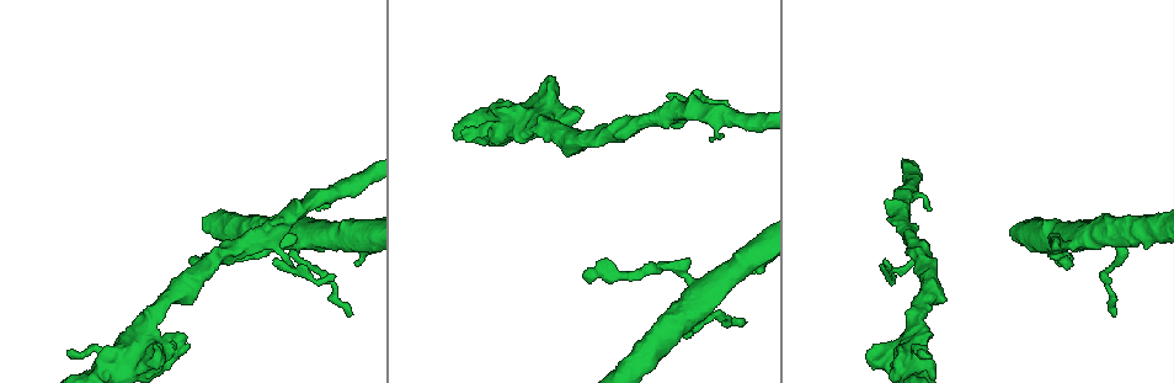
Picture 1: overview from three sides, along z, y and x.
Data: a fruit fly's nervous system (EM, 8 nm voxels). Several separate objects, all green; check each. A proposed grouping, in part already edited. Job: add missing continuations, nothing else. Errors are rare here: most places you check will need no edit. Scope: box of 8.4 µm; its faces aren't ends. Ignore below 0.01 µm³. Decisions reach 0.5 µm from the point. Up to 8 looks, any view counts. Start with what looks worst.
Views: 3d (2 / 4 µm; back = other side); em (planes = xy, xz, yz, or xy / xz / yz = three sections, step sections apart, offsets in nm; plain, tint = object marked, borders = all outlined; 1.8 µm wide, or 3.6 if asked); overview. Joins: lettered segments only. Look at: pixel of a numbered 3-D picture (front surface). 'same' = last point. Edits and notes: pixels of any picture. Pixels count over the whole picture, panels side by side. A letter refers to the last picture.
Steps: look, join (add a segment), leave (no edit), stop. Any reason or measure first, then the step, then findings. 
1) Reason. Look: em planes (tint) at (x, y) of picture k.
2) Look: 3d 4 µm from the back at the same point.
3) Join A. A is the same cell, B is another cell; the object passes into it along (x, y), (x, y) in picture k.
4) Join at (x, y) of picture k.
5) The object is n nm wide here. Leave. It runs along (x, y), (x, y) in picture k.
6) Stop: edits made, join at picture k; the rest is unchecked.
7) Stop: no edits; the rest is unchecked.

Branch stops here. Look: 3d 2 µm at (191, 261) of picture 1.

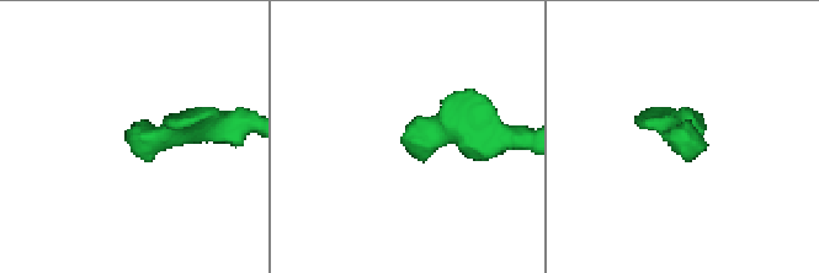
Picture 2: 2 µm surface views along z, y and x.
Look: em planes (plain) at (697, 145) of picture 2.

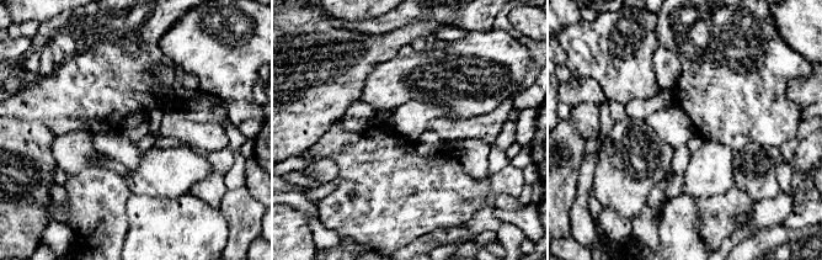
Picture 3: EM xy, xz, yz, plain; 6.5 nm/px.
Look: em planes (borders) at the same point.

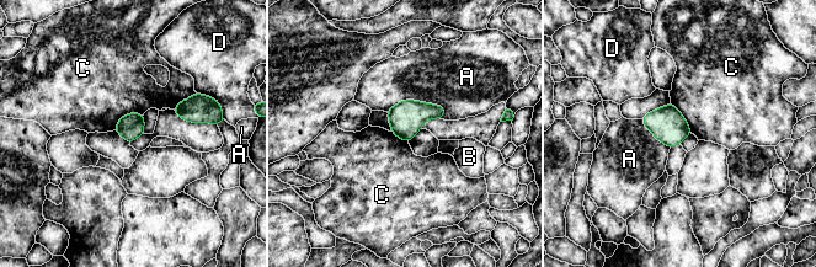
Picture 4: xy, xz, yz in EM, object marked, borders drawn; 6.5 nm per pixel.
Leave. A, B, C and D are other cells; no lettered segment goes on from it.

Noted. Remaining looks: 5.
An open end. Look: em planes (tint) at (1114, 316) of picture 1.

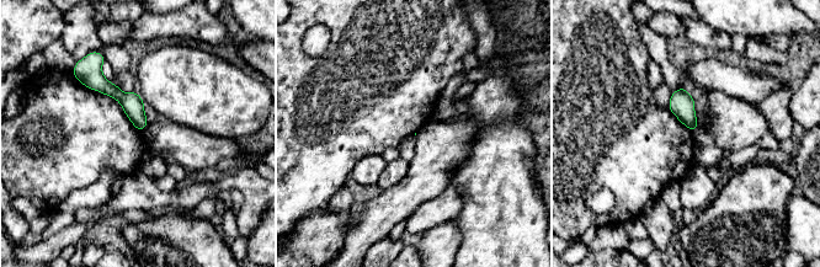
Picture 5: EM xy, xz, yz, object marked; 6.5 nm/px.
Look: em planes (borders) at the same point.

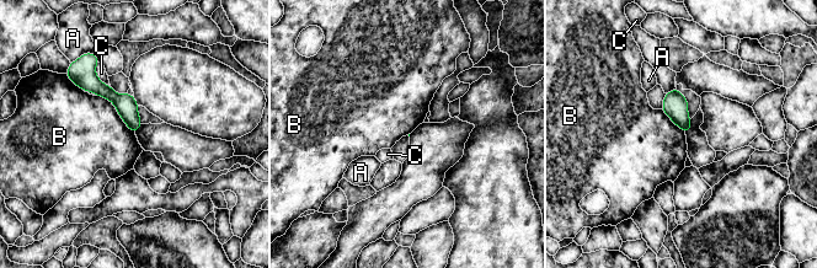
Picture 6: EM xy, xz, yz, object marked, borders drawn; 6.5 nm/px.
The longest contact is with B, 360 nm. Leave. A, B and C are other cells; it runs along (85, 76), (128, 112), (134, 128) in picture 6; none of them fits.

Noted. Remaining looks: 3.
Calibre changes. Look: 3d 4 µm from the back at (918, 349) of picture 1.

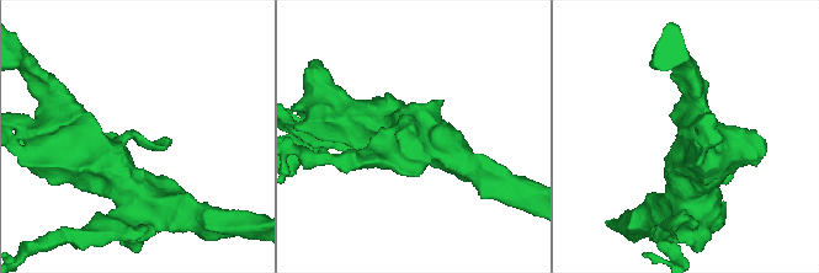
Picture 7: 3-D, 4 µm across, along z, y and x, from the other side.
Look: em 3.6 µm planes (borders) at (133, 133) of picture 7.

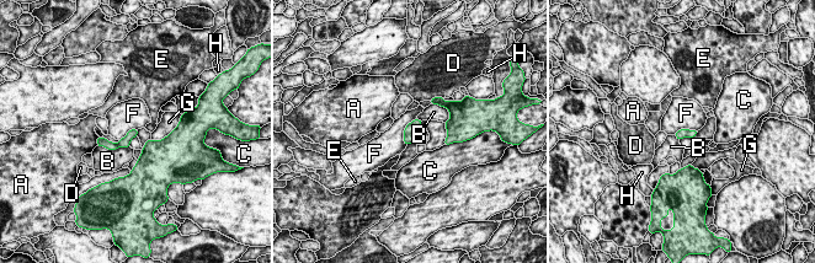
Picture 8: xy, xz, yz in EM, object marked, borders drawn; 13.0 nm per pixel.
Leave. A, B, C, D, E, F, G and H are other cells; no lettered segment goes on from it.

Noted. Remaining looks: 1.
Stop: no edits; the rest is unchecked.

